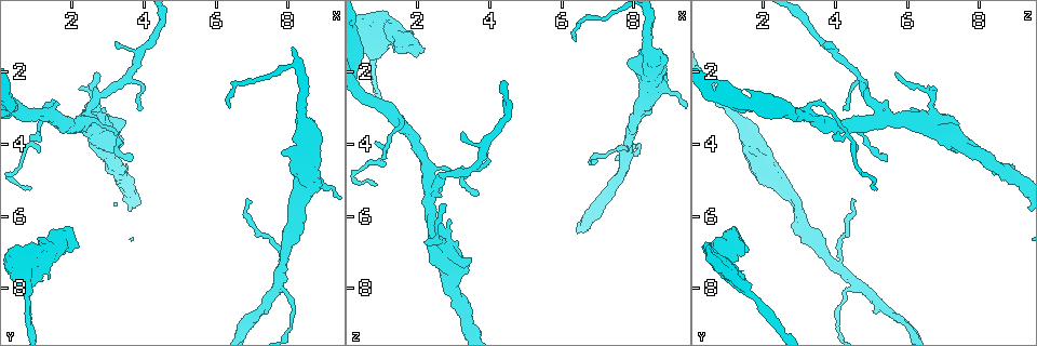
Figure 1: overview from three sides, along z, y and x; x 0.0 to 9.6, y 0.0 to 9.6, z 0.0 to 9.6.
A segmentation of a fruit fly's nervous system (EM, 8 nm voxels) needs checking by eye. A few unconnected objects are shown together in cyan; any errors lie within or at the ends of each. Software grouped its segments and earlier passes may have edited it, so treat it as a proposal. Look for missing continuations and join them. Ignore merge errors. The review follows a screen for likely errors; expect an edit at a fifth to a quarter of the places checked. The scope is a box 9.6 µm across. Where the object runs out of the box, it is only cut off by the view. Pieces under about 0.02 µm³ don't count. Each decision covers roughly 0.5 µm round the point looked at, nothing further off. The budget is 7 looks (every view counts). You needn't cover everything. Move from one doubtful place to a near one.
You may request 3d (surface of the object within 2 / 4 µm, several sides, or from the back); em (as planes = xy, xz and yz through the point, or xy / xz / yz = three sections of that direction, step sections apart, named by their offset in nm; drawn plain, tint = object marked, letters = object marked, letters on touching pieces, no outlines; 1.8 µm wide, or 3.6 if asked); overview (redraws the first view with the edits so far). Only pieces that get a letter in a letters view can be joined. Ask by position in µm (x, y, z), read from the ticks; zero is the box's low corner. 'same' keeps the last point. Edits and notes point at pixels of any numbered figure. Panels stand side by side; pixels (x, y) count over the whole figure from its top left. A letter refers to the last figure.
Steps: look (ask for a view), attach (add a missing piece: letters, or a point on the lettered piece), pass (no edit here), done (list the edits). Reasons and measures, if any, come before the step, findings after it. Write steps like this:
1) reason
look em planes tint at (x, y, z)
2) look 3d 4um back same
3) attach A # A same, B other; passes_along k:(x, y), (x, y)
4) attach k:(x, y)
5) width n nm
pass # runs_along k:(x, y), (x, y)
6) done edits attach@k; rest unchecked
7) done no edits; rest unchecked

tapers out
look em planes tint at (3.25, 1.20, 3.70)

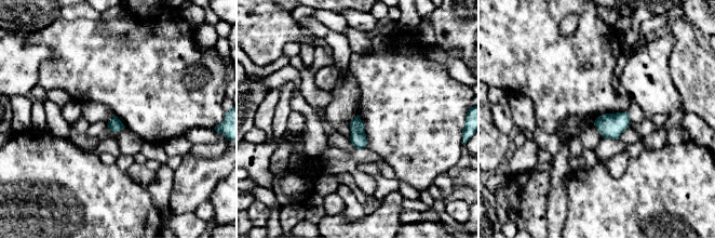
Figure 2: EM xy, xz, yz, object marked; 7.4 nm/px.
what lies round it
look em planes letters same

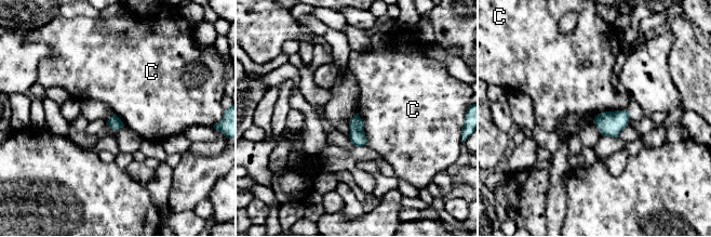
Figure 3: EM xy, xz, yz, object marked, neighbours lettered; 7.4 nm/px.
width 100 nm
pass # C other; no lettered piece goes on from it

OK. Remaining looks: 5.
abrupt turn
look em planes tint at (2.35, 3.30, 5.30)

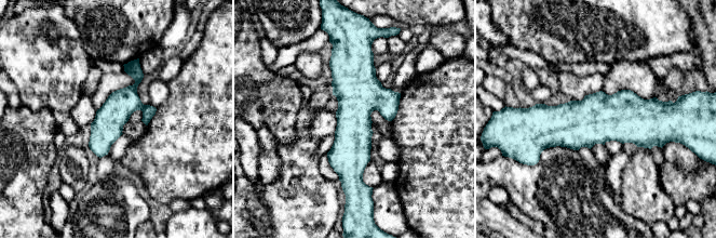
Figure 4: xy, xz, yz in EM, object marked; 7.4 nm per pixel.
see the neighbours
look em planes letters same

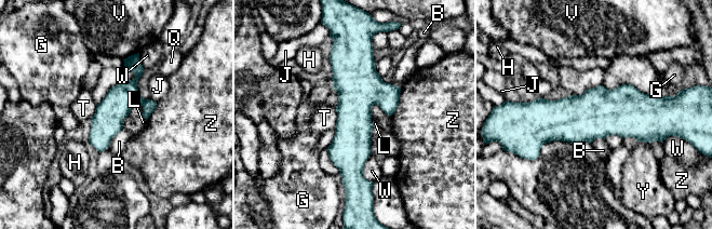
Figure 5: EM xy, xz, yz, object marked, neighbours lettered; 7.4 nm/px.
width 220 nm
pass # B other, G other, H other, J other, L other, Q other, T other, V other, W other, Y other, Z other; border 5:(622, 137), (607, 135), (604, 139); none of them fits

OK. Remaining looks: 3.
free end
look 3d 2um back at (0.90, 5.15, 5.10)

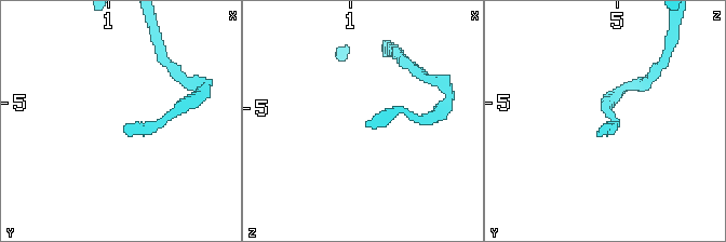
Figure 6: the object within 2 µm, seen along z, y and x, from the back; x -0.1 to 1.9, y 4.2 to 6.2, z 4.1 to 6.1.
shape alone is not enough
look em yz step 8 letters at (0.88, 5.20, 5.12)

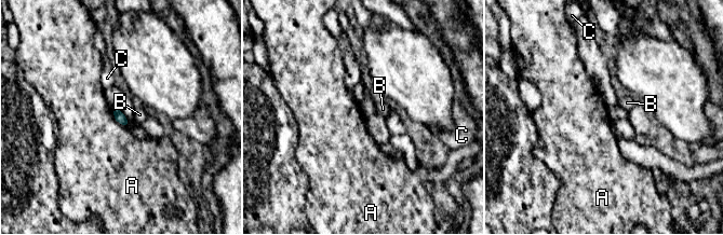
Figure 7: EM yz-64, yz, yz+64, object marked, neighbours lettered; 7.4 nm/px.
look em planes letters same

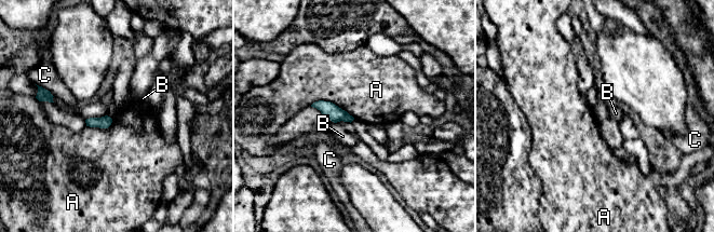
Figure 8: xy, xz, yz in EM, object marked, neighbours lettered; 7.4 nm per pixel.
width 90 nm
pass # A other, B other, C other; border 8:(310, 105), (329, 100), (354, 118); none of them fits

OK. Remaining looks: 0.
done no edits; rest unchecked

